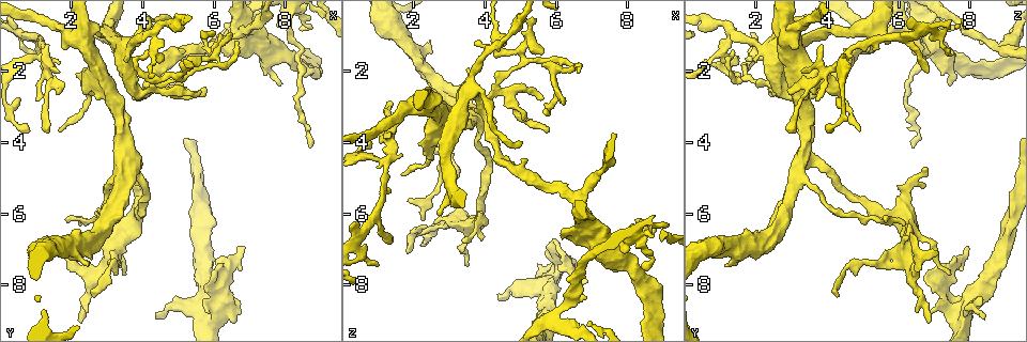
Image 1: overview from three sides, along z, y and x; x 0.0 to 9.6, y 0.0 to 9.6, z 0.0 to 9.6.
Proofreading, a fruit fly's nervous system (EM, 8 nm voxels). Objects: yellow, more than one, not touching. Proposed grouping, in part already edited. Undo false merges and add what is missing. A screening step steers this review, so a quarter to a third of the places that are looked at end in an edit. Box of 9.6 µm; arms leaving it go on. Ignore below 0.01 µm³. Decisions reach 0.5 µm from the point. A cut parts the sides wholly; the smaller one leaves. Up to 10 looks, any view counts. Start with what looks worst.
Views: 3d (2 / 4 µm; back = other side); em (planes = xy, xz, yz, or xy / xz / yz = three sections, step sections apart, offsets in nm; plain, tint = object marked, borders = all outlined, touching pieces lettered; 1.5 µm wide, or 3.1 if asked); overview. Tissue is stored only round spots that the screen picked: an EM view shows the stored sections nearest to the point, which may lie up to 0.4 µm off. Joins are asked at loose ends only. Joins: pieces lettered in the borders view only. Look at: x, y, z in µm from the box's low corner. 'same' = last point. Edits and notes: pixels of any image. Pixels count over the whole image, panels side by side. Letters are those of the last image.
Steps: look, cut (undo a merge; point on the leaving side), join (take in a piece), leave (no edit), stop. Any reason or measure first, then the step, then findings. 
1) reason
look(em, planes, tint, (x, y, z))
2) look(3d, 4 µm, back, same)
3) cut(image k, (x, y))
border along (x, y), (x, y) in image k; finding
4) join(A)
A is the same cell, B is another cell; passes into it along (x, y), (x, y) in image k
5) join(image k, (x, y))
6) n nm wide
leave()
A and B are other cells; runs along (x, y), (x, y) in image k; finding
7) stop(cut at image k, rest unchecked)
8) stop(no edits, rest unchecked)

look(3d, 4 µm, (2.55, 8.30, 4.35))

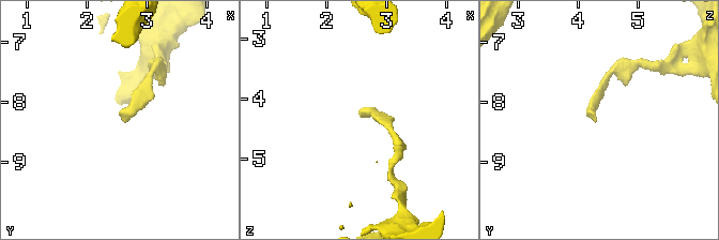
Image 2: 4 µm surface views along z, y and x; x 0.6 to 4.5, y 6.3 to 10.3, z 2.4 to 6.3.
look(em, planes, borders, (2.65, 8.35, 4.35))

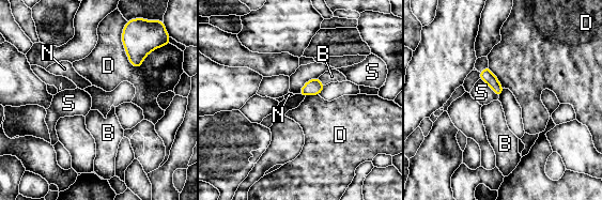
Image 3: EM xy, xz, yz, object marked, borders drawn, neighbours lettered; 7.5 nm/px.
leave()
B, D, N and S are other cells; border along (123, 27), (127, 59), (139, 67) in image 3; no lettered piece goes on from it

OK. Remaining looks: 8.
an open end
look(em, xy, step 8, borders, (4.90, 8.40, 8.35))

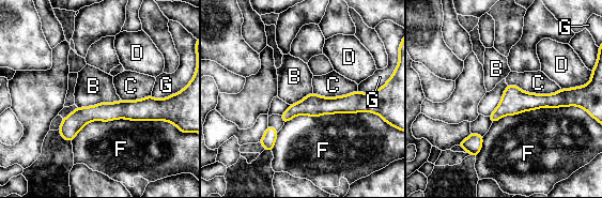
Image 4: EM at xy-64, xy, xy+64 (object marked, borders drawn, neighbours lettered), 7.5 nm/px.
look(em, planes, borders, same)

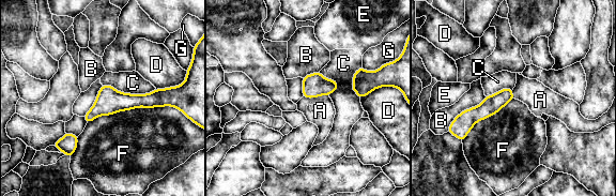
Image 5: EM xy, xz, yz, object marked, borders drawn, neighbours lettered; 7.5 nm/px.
leave()
A, B, C, D, E, F and G are other cells; runs along (165, 103), (109, 101), (88, 119) in image 5; none of them fits

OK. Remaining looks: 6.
an open end
look(em, yz, step 4, tint, (1.35, 1.25, 3.80))

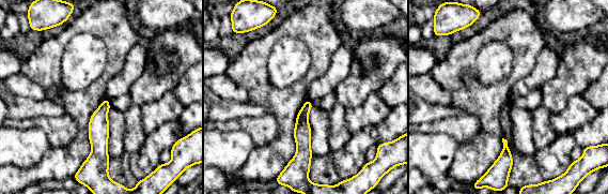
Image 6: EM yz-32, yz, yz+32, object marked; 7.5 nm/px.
another direction
look(em, planes, borders, same)

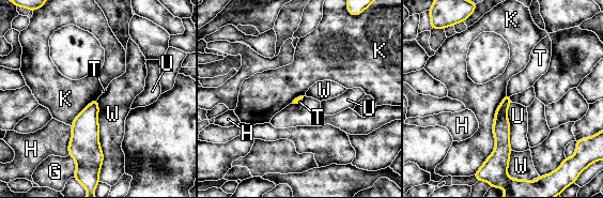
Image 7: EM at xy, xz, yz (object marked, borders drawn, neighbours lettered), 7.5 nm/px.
K touches over 600 nm
leave()
G, H, K, T, U and W are other cells; runs along (507, 98), (501, 110), (499, 160) in image 7; none of them fits

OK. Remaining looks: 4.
a fork
look(em, xy, step 4, tint, (0.90, 1.05, 6.05))

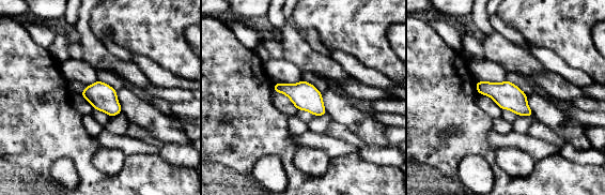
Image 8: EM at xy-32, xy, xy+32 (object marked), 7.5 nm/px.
look(em, planes, borders, same)

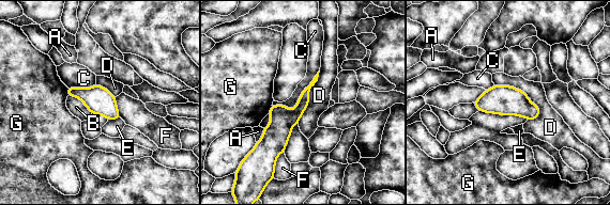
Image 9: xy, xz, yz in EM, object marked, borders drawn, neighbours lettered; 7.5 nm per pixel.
leave()
A, B, C, D, E, F and G are other cells; runs along (306, 91), (265, 152) in image 9; one cell here

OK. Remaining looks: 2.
stop(no edits, rest unchecked)

